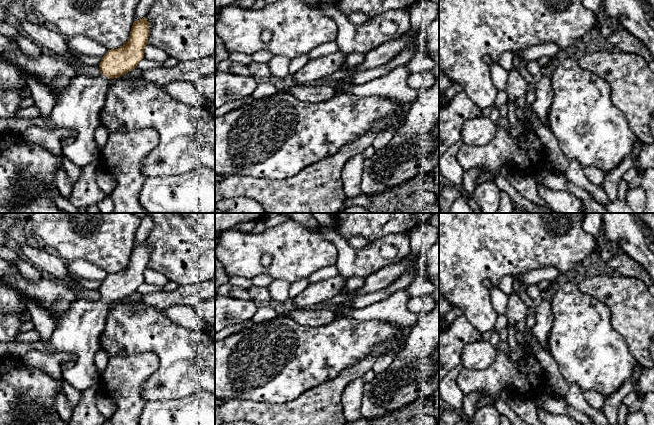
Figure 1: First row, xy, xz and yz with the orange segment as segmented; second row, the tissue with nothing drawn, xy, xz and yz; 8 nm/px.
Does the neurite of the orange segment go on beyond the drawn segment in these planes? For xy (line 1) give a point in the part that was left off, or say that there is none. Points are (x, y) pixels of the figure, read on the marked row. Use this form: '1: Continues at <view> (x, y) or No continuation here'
1: Continues at xy (77, 109)

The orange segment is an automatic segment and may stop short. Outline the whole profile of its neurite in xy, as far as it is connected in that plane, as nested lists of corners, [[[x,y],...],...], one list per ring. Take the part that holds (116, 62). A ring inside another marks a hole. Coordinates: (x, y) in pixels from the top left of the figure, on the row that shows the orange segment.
[[[144,17],[134,21],[129,40],[121,47],[108,50],[99,64],[101,75],[89,77],[78,75],[71,80],[70,85],[62,90],[52,109],[46,116],[36,118],[0,118],[0,133],[15,131],[23,133],[30,126],[37,126],[50,131],[65,129],[71,137],[65,137],[62,142],[63,154],[76,166],[82,168],[94,161],[99,161],[100,151],[95,141],[95,131],[100,125],[100,111],[102,110],[111,80],[137,68],[138,63],[144,58],[144,48],[148,44],[149,23]]]

